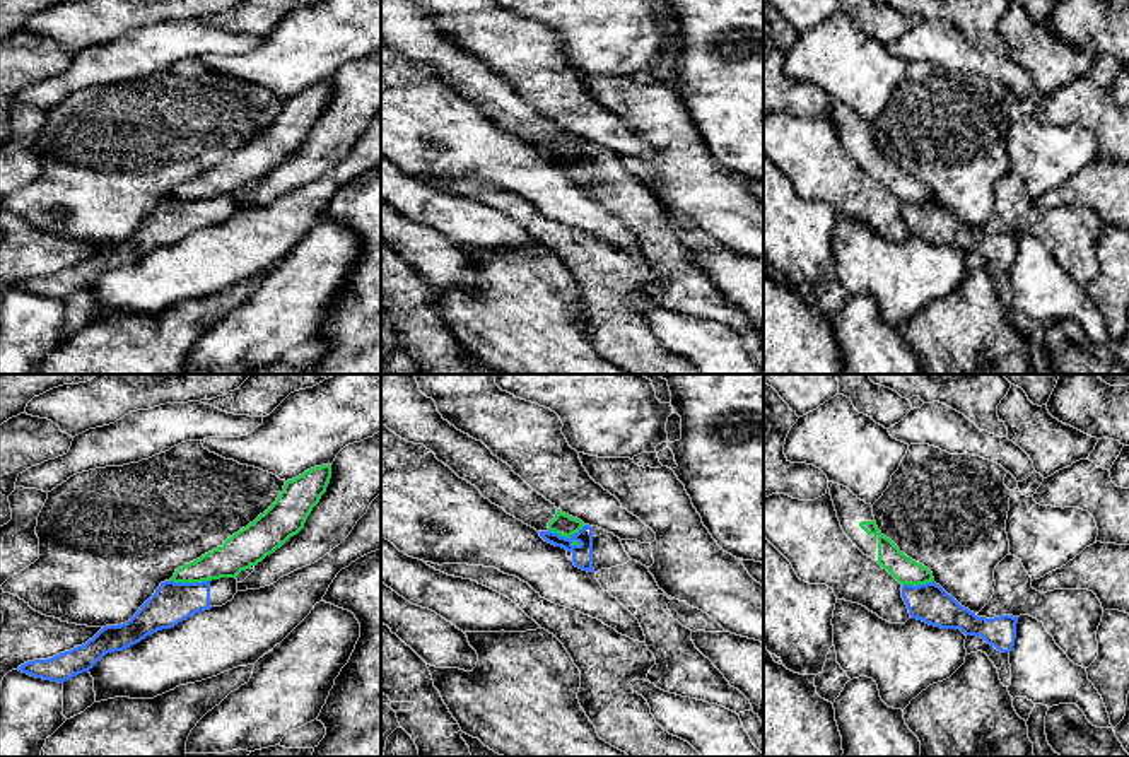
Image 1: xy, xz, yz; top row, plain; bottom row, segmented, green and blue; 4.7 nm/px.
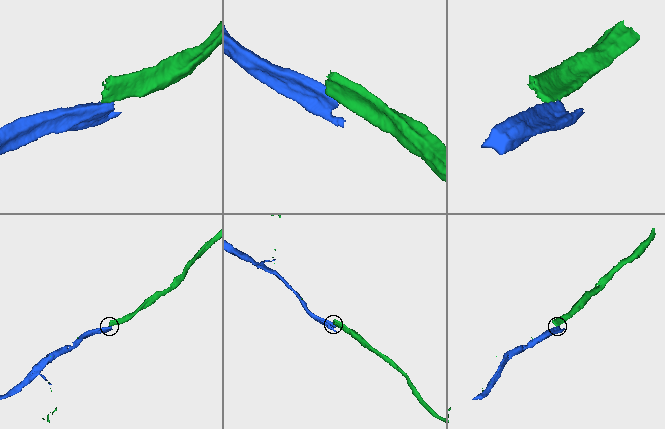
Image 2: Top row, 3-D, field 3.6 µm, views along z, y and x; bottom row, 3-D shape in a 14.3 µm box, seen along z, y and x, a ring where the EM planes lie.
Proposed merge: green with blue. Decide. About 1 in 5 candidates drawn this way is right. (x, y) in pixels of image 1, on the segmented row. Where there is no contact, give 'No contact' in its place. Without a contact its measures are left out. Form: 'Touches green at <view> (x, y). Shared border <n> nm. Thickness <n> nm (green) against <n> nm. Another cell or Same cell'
Touches green at xz (567, 537). Shared border 190 nm. Thickness 100 nm (green) against 100 nm. Another cell

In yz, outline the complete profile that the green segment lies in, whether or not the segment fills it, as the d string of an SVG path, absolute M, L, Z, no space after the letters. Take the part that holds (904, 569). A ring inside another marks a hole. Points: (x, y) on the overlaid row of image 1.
M832 484L830 496L844 533L864 555L876 560L902 586L919 586L934 581L927 567L907 557L878 530L871 504L866 504L839 484Z

